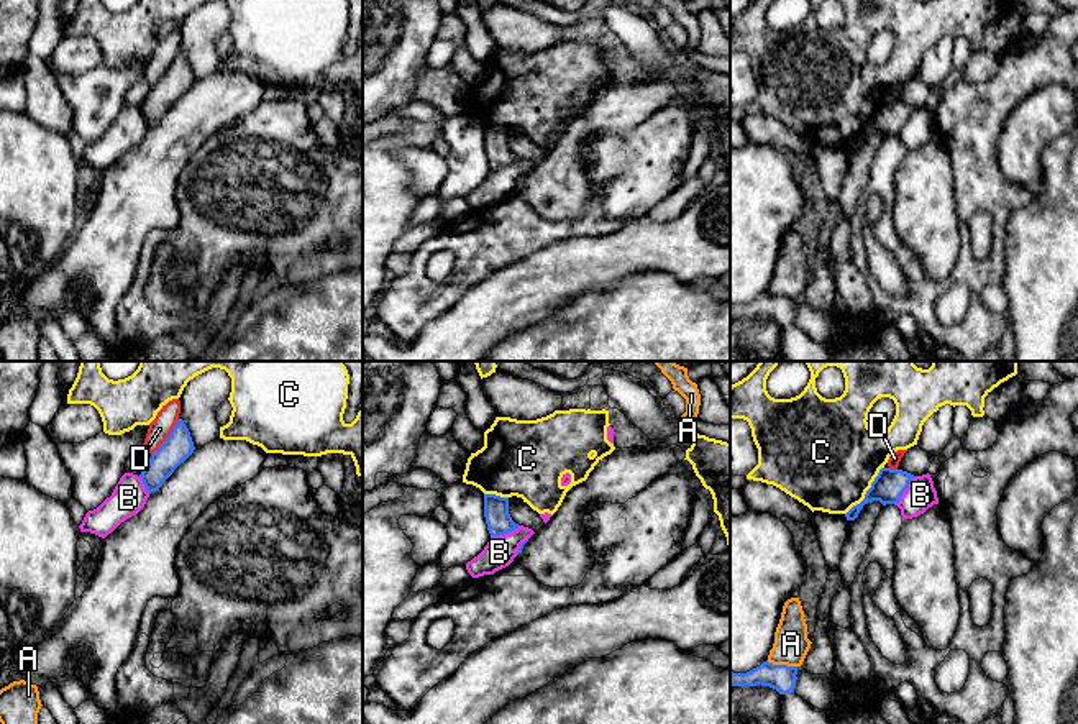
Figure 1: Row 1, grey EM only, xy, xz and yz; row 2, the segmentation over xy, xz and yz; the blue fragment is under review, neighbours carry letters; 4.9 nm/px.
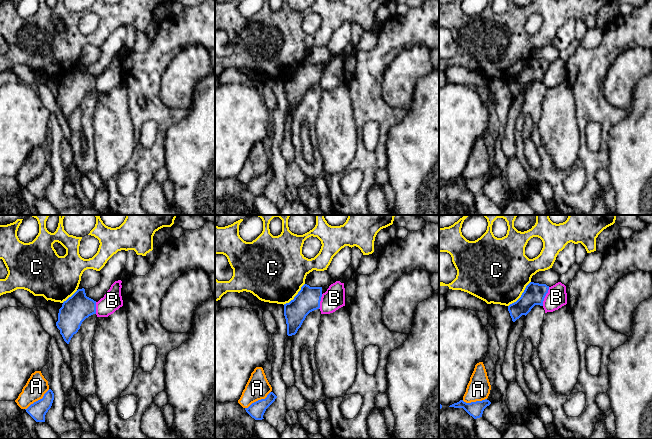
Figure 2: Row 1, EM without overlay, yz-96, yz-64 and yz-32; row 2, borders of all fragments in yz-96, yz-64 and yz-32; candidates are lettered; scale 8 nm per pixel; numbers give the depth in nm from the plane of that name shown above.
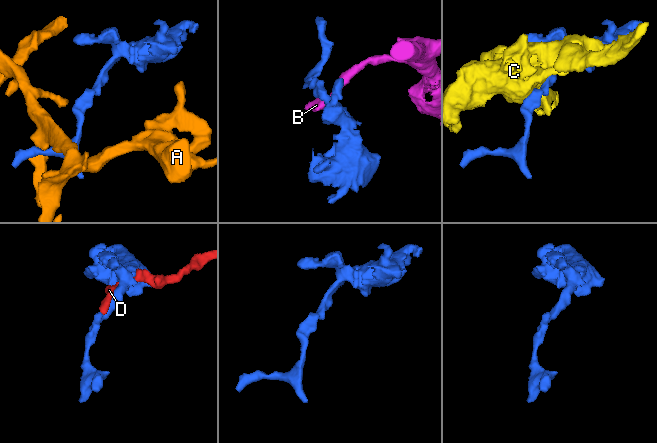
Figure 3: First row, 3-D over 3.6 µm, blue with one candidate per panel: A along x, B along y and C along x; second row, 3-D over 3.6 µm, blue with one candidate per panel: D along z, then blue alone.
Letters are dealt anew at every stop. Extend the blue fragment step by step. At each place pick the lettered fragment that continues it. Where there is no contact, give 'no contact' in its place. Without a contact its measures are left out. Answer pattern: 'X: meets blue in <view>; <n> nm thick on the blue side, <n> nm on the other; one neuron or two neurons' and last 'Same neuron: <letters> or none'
A: meets blue in yz; 130 nm thick on the blue side, 170 nm on the other; two neurons
B: meets blue in xz; 130 nm thick on the blue side, 150 nm on the other; two neurons
C: meets blue in yz; 160 nm thick on the blue side, 500 nm on the other; two neurons
D: meets blue in xy; 140 nm thick on the blue side, 110 nm on the other; two neurons
Same neuron: none

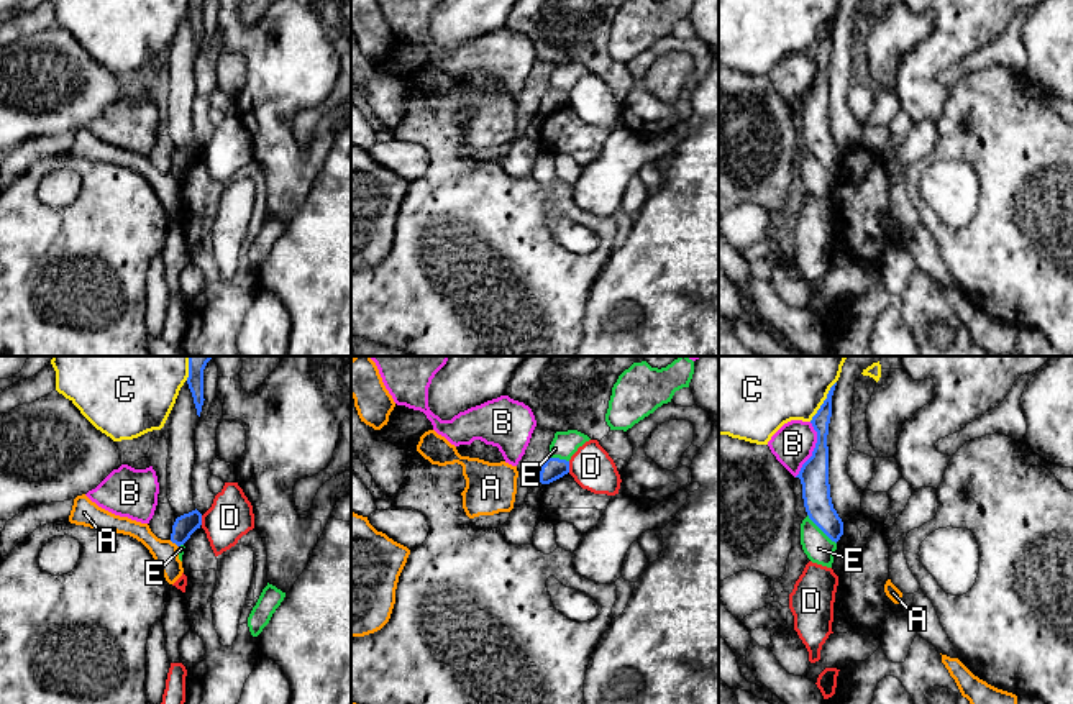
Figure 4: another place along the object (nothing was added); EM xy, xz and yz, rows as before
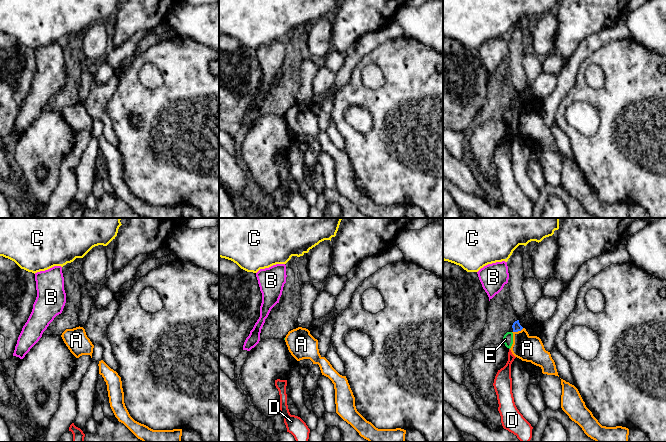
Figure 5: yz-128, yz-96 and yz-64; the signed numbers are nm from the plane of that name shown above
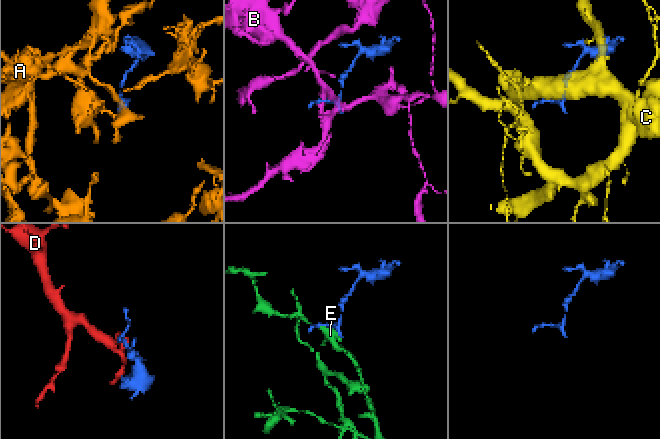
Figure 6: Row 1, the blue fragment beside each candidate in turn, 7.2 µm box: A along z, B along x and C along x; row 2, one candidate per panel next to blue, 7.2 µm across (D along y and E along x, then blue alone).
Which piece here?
A: meets blue in xy; 110 nm thick on the blue side, 120 nm on the other; two neurons
B: meets blue in yz; 140 nm thick on the blue side, 200 nm on the other; two neurons
C: meets blue in yz; 90 nm thick on the blue side, 480 nm on the other; two neurons
D: meets blue in xz; 110 nm thick on the blue side, 200 nm on the other; two neurons
E: meets blue in yz; 140 nm thick on the blue side, 140 nm on the other; two neurons
Same neuron: none

